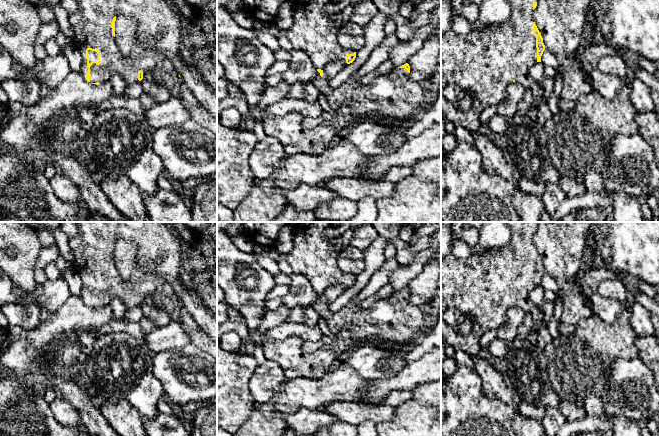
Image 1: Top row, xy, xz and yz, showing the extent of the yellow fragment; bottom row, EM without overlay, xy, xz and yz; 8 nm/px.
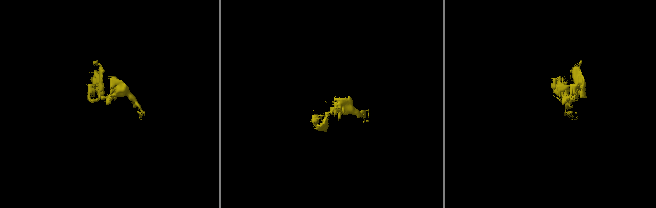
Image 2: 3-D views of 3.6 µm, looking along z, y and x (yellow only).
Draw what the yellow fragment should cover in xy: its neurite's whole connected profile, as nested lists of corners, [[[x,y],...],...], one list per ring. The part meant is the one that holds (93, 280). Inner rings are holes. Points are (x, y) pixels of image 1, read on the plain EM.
[[[77,222],[77,226],[79,234],[69,238],[69,245],[75,270],[82,281],[81,297],[84,303],[99,309],[116,297],[127,308],[131,308],[141,305],[143,298],[149,295],[153,298],[155,309],[164,310],[171,320],[182,325],[190,337],[190,343],[217,360],[217,344],[199,328],[170,285],[171,282],[183,283],[182,245],[164,222]],[[118,238],[138,246],[136,267],[128,279],[121,278],[115,266]]]

